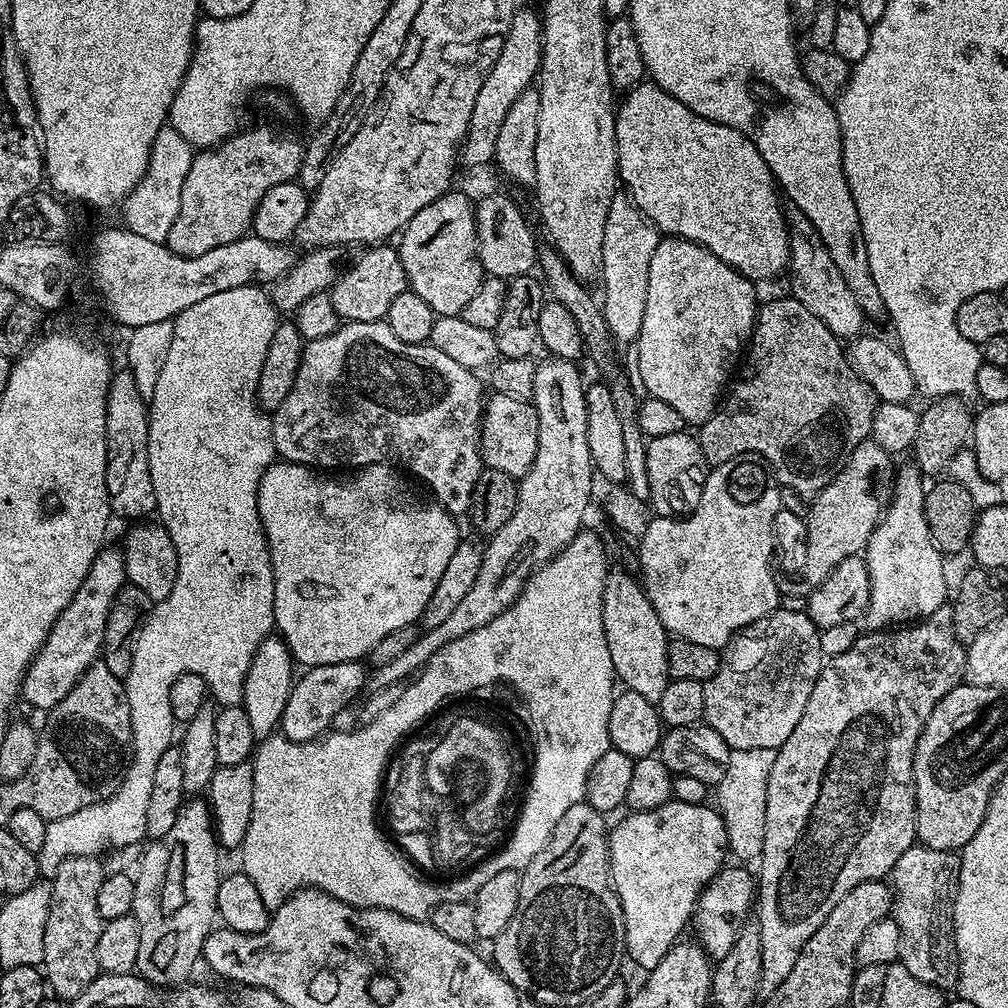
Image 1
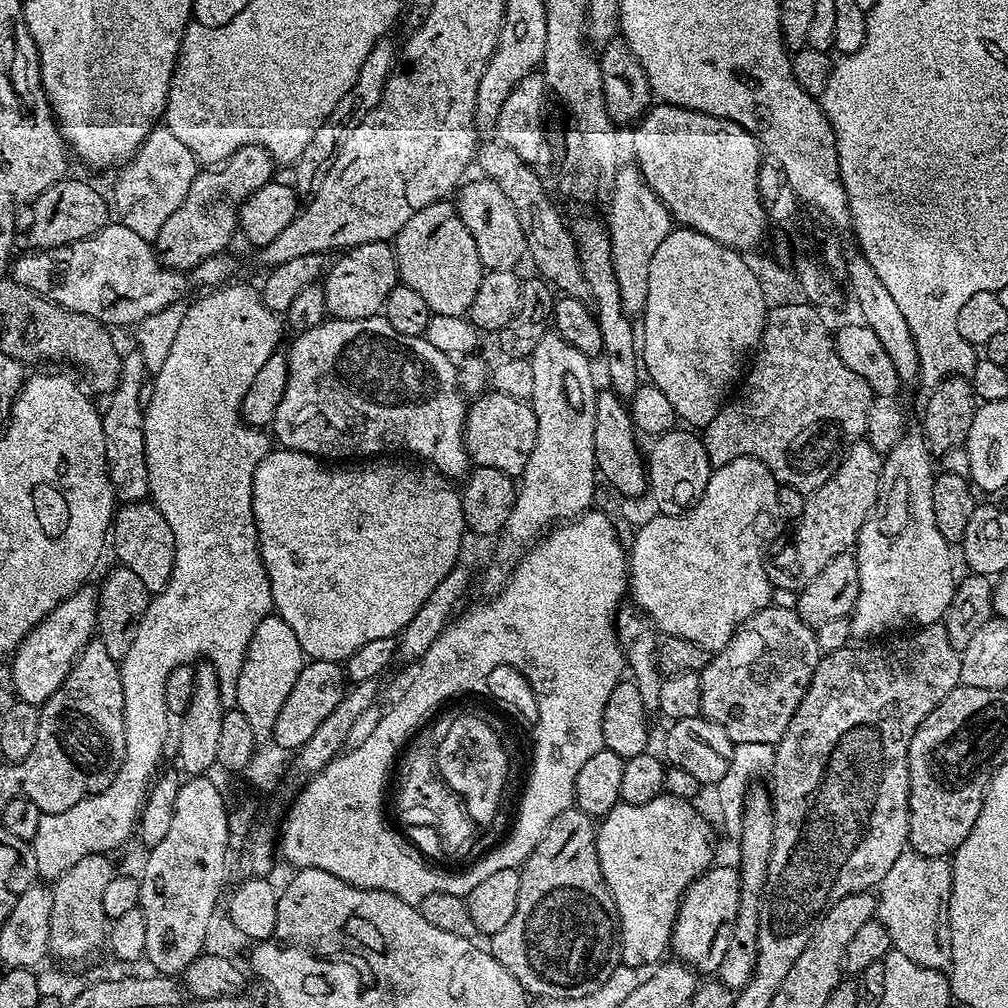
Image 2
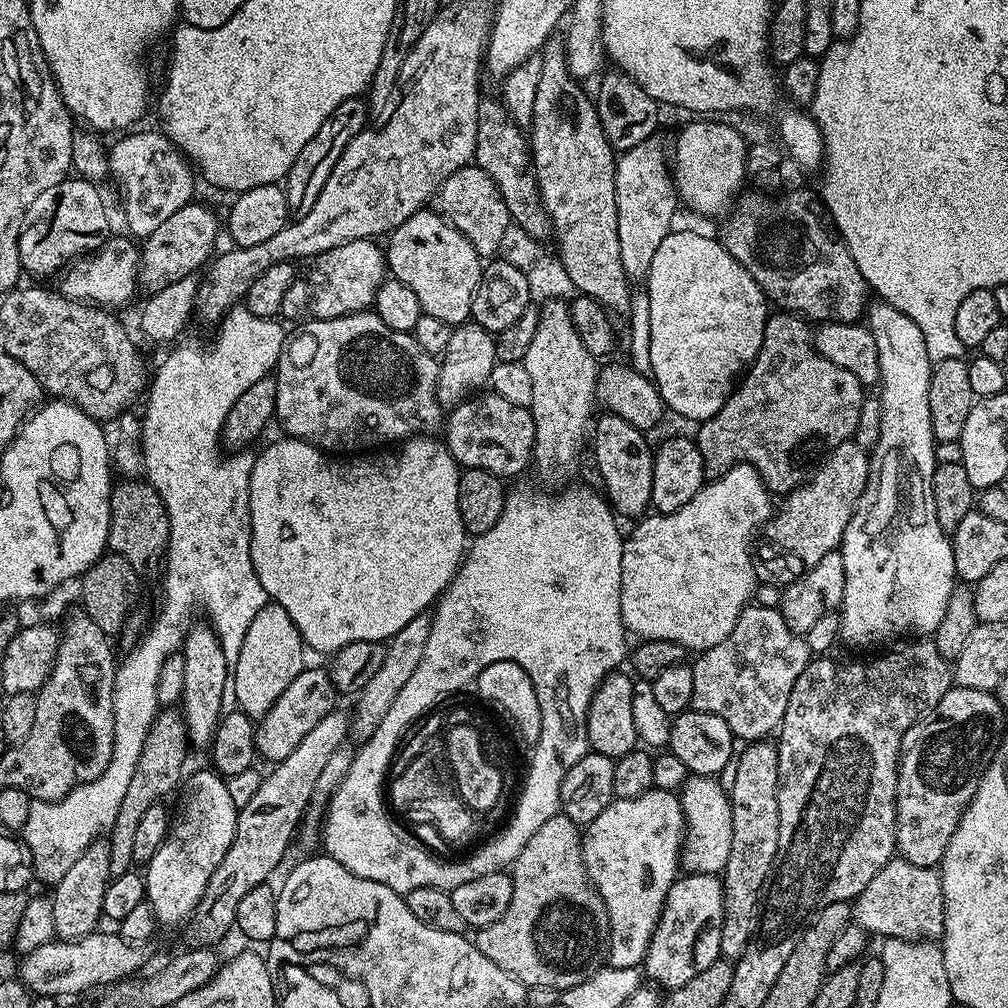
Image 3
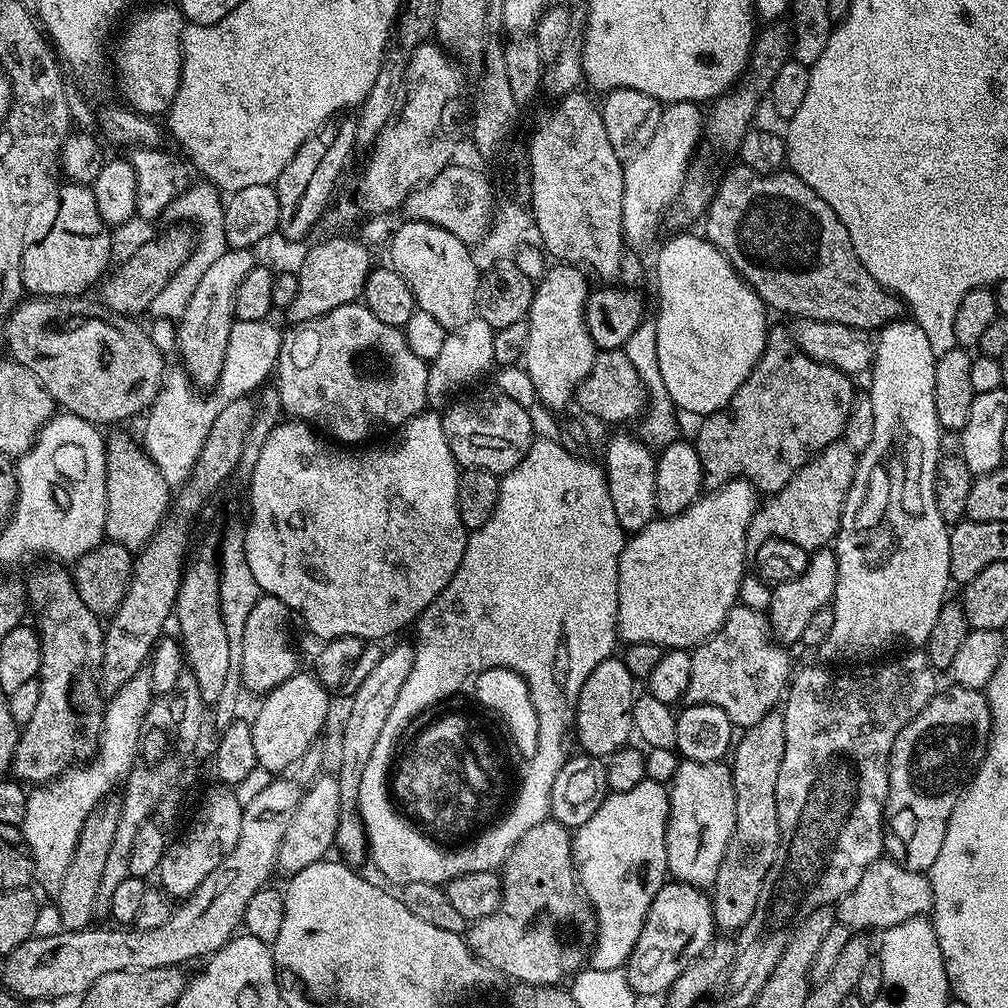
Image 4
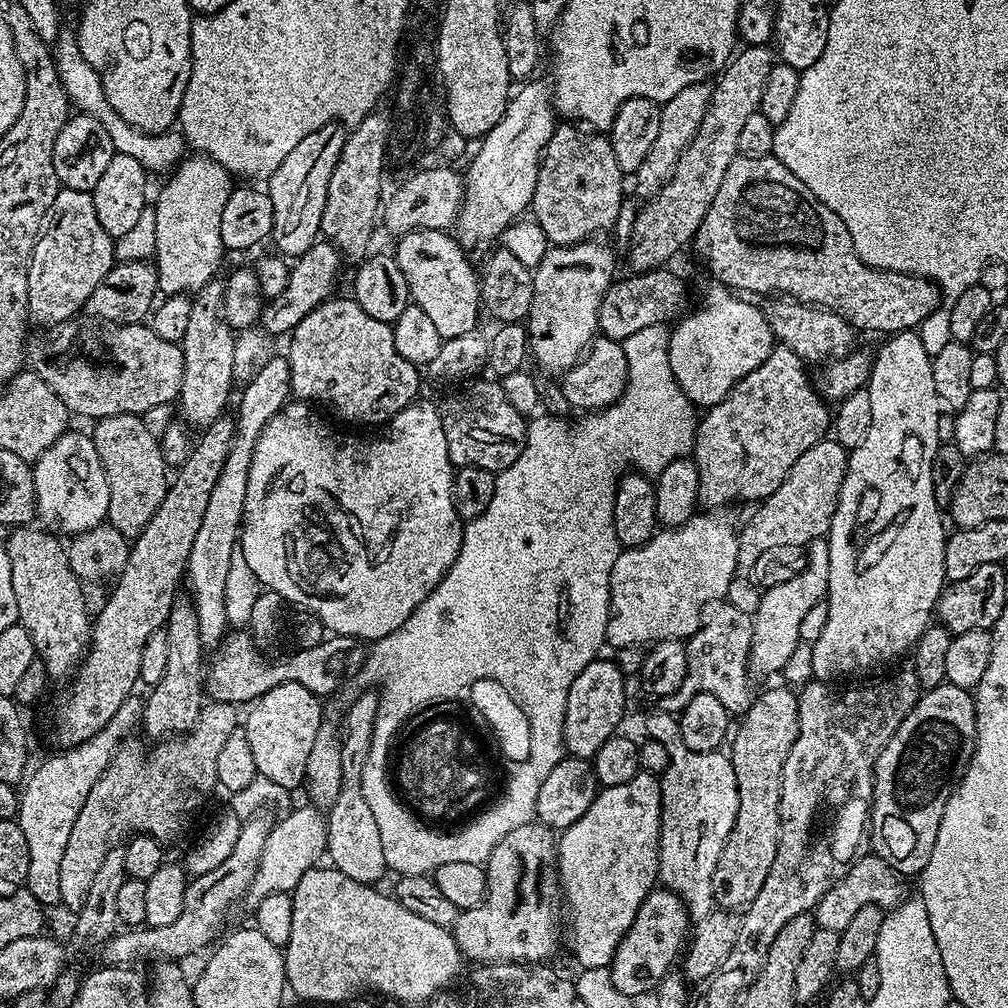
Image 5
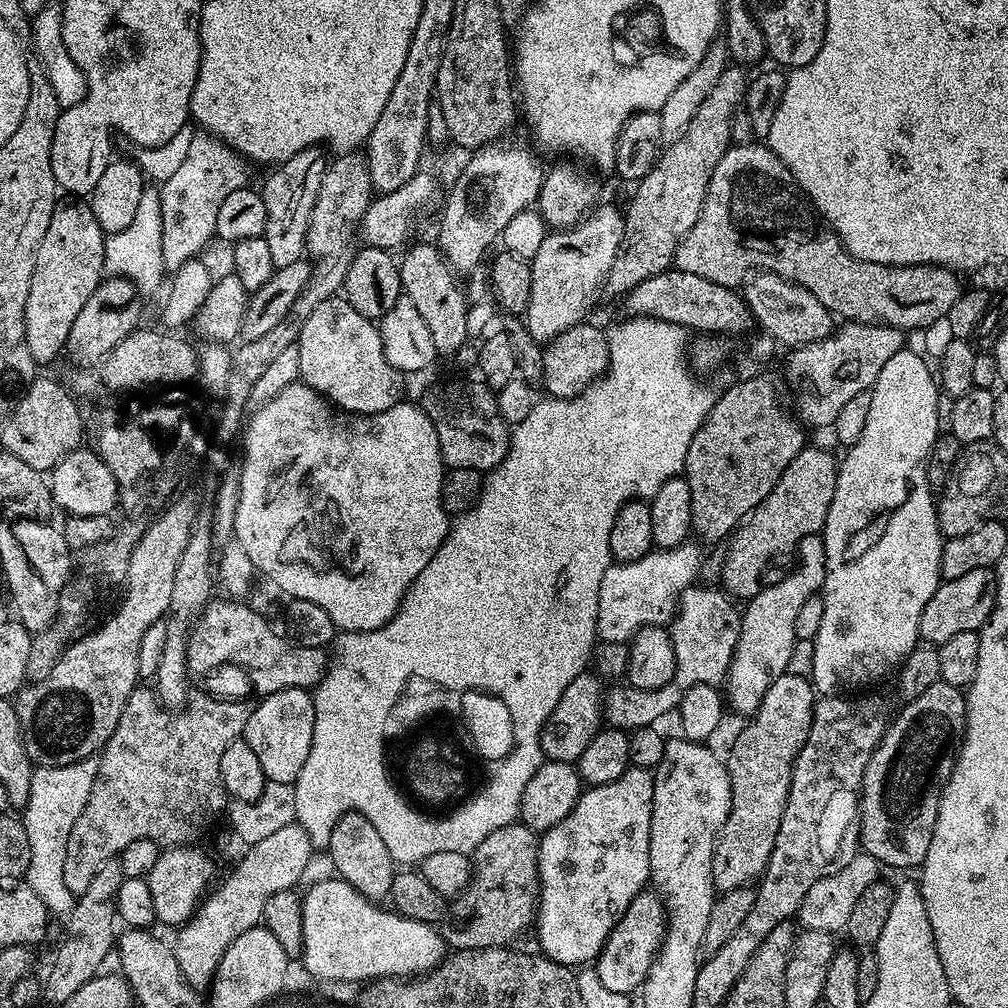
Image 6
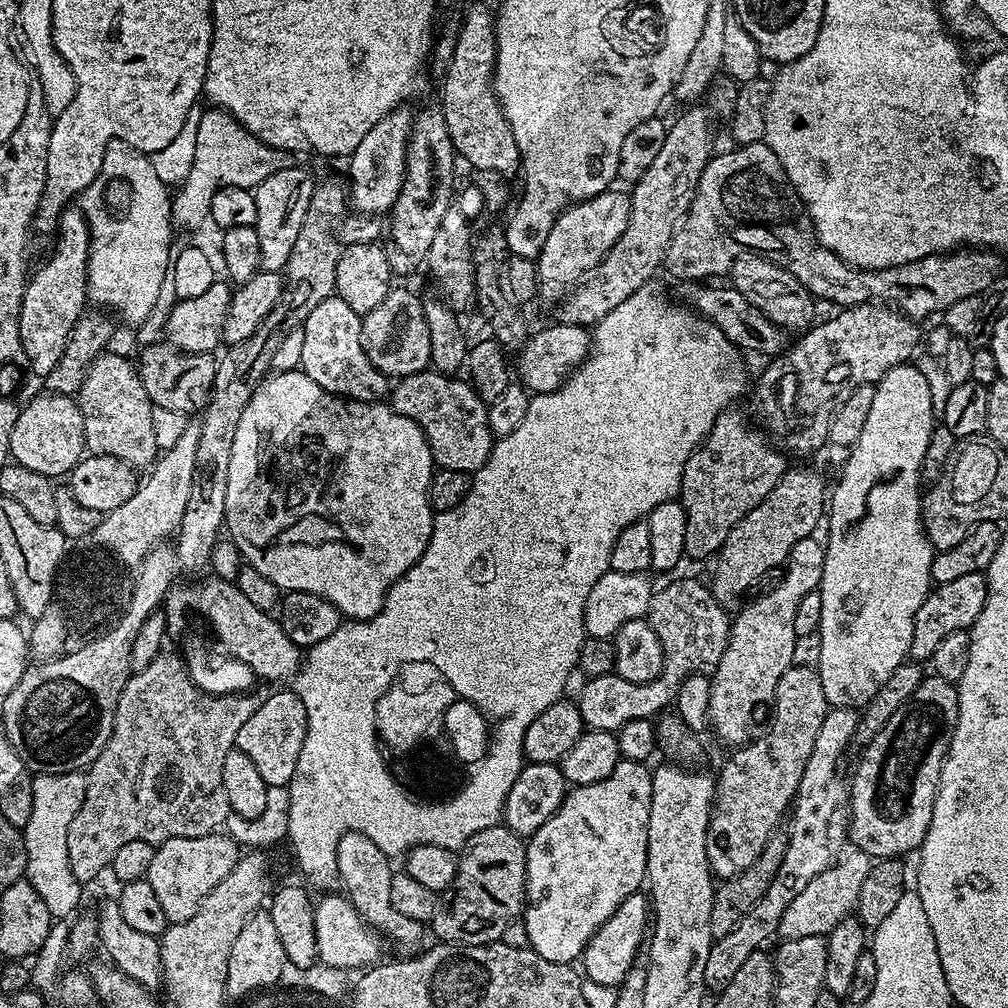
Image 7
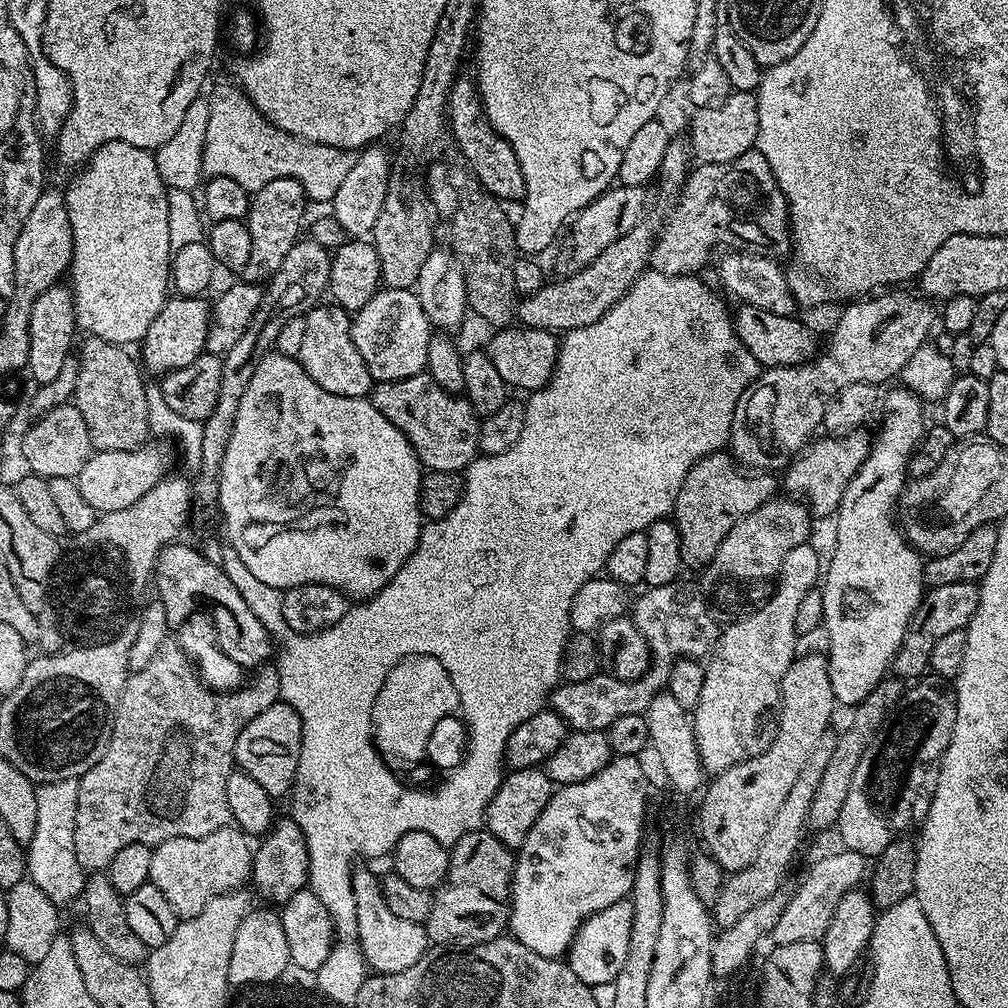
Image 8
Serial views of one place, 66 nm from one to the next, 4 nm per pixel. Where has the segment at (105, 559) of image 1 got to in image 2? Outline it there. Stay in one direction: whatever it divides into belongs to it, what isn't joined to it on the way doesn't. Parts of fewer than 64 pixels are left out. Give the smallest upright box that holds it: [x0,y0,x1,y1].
[10,583,97,706]

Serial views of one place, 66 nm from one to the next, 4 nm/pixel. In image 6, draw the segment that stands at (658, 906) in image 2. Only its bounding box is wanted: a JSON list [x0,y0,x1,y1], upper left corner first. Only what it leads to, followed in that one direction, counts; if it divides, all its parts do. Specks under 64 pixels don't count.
[534,766,654,966]

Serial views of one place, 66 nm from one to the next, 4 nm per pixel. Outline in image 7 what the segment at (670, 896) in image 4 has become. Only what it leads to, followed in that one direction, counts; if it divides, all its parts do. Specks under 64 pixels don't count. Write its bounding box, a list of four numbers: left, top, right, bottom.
[582,891,650,986]

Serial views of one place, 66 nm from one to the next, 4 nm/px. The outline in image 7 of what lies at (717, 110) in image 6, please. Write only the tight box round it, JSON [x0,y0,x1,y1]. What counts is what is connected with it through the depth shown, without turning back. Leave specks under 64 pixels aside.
[555,106,714,329]

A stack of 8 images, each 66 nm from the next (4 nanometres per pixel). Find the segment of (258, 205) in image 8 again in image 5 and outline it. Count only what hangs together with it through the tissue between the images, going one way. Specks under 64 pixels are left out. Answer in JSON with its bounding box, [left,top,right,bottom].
[266,122,345,258]

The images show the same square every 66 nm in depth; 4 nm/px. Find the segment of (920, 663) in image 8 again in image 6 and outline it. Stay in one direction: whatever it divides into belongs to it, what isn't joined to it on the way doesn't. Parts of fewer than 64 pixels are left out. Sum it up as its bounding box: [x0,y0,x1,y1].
[919,569,996,646]

